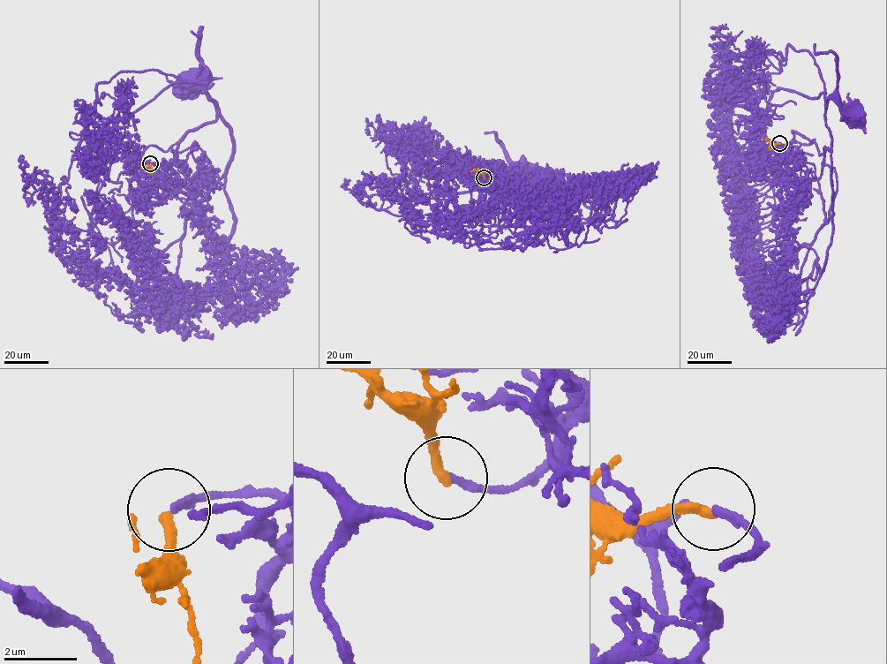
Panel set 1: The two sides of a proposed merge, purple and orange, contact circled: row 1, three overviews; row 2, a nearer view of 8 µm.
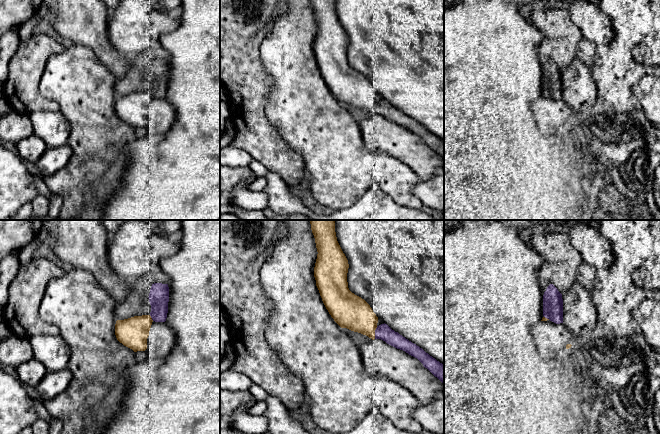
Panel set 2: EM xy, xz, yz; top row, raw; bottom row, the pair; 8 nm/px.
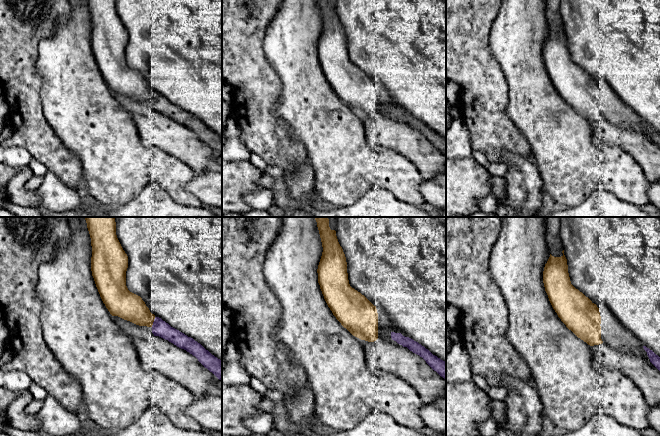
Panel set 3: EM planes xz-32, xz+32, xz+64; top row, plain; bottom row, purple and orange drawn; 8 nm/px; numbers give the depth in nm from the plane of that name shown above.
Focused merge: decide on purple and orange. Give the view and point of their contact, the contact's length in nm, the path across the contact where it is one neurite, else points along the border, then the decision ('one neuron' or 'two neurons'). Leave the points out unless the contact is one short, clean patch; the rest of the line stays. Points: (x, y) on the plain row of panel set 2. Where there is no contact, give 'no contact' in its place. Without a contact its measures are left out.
contact xz (375, 108); length 110 nm; two neurons

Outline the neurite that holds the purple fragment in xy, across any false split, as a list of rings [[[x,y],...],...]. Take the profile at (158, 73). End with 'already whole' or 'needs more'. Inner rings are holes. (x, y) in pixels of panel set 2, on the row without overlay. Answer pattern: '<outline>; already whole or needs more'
[[[145,53],[130,58],[129,70],[115,82],[116,96],[150,91],[155,98],[165,98],[168,89],[168,60],[152,60]]]; needs more

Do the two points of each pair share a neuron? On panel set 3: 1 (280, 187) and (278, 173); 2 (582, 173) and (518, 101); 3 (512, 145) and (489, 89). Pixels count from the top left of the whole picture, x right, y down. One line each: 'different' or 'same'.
1: same
2: same
3: same

